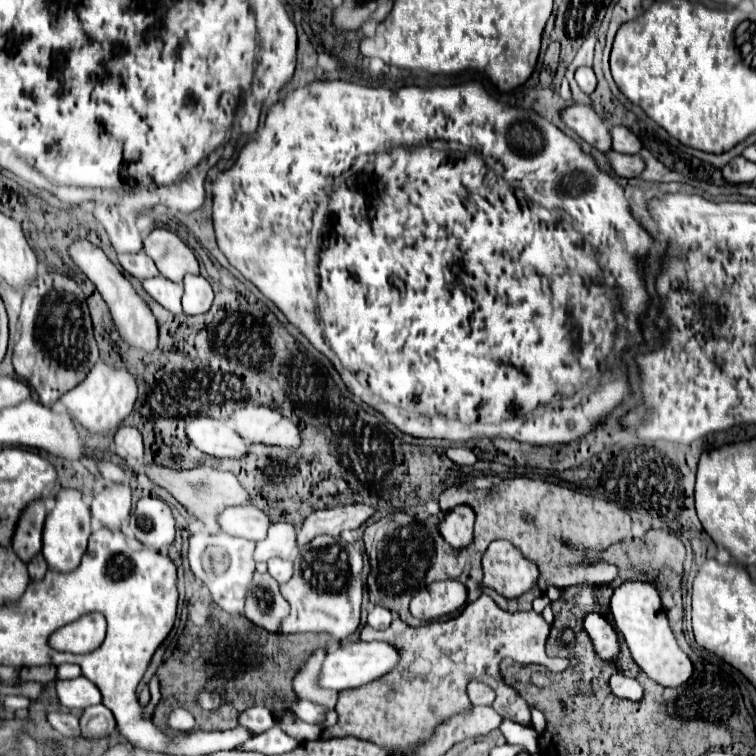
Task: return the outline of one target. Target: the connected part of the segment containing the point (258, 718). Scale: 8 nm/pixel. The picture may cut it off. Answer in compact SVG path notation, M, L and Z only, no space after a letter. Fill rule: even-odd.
M266 706L248 708L238 716L238 724L244 728L250 728L252 736L258 736L268 728L272 728L272 712Z

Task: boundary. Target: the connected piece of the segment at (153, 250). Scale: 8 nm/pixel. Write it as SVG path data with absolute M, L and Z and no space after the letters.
M152 230L144 238L144 252L160 268L160 276L172 282L182 282L186 274L198 274L198 262L192 250L170 230Z

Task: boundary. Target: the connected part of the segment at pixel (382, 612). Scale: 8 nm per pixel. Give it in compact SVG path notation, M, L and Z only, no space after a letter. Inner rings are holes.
M376 606L376 608L368 614L368 624L370 624L372 628L376 628L376 630L388 628L390 622L392 622L392 614L390 614L390 610L386 610L386 608L382 608L382 606Z

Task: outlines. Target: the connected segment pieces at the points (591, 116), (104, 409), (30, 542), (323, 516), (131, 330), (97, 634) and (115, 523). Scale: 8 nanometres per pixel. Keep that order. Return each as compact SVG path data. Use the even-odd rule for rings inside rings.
M570 106L562 112L562 120L568 128L572 128L580 138L584 138L590 146L608 152L612 150L610 130L602 124L602 118L594 112L592 106Z
M100 360L92 366L92 372L88 372L84 384L78 384L76 388L72 388L72 392L66 392L60 402L78 420L78 424L82 424L82 428L92 432L104 432L110 428L118 428L130 416L136 402L136 394L136 378L126 368L116 368Z
M36 500L36 504L28 504L28 512L24 512L24 518L20 516L20 524L16 526L16 536L12 538L12 548L26 564L42 548L44 518L46 518L44 500Z
M364 504L316 510L304 520L302 528L298 530L298 544L308 544L310 540L314 540L320 534L340 536L340 532L346 528L348 530L360 528L372 514L374 514L374 508L364 506Z
M76 240L72 246L70 246L70 258L74 260L74 264L94 282L94 286L98 288L98 292L102 294L104 302L108 304L110 308L110 314L114 318L114 324L120 332L120 336L130 344L130 346L136 346L136 348L142 348L146 352L152 352L156 348L156 342L158 342L158 326L156 326L156 318L154 314L150 312L150 308L146 306L146 302L136 294L136 290L132 288L132 284L128 282L128 278L106 258L106 254L90 244L88 240Z
M90 612L80 616L80 620L74 620L72 624L66 624L58 628L50 636L50 646L60 652L74 652L84 654L90 650L96 650L106 634L106 620L100 612Z
M108 484L92 500L91 531L98 532L99 525L101 528L118 530L120 522L128 518L130 506L132 506L130 486L128 484Z

